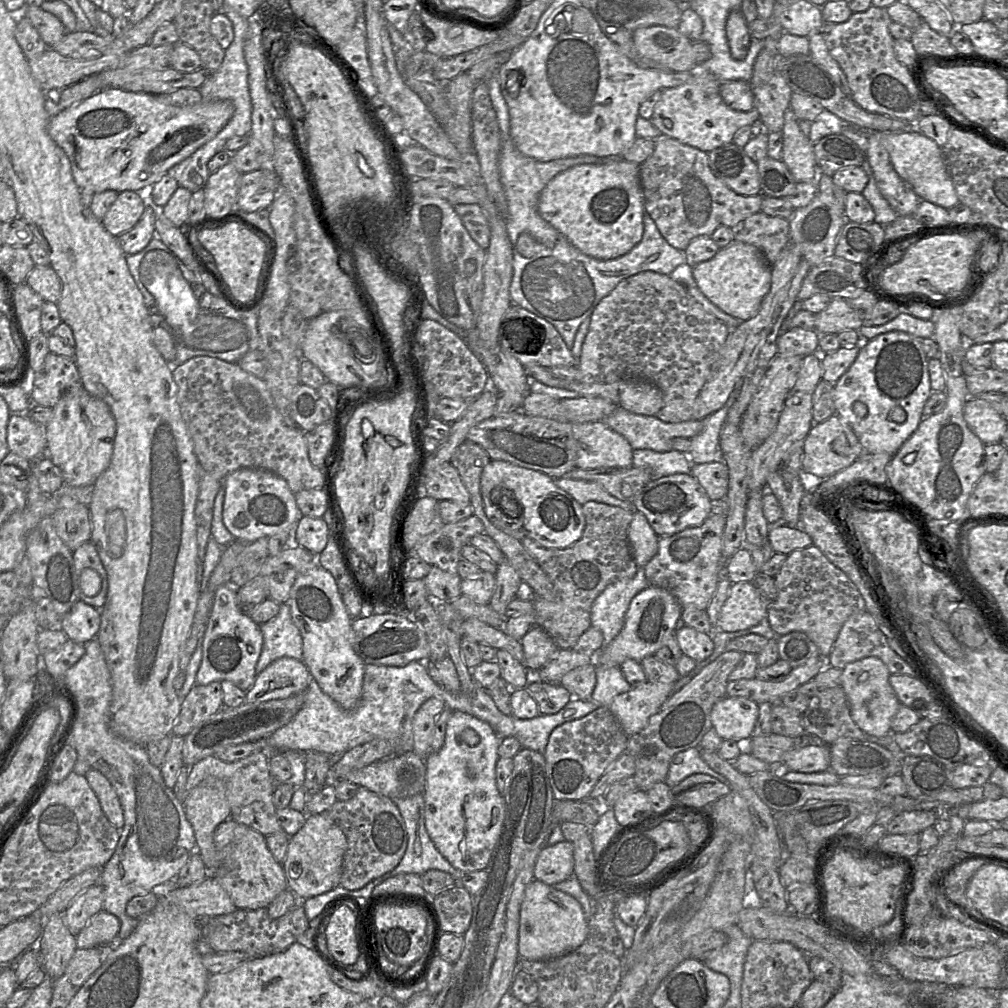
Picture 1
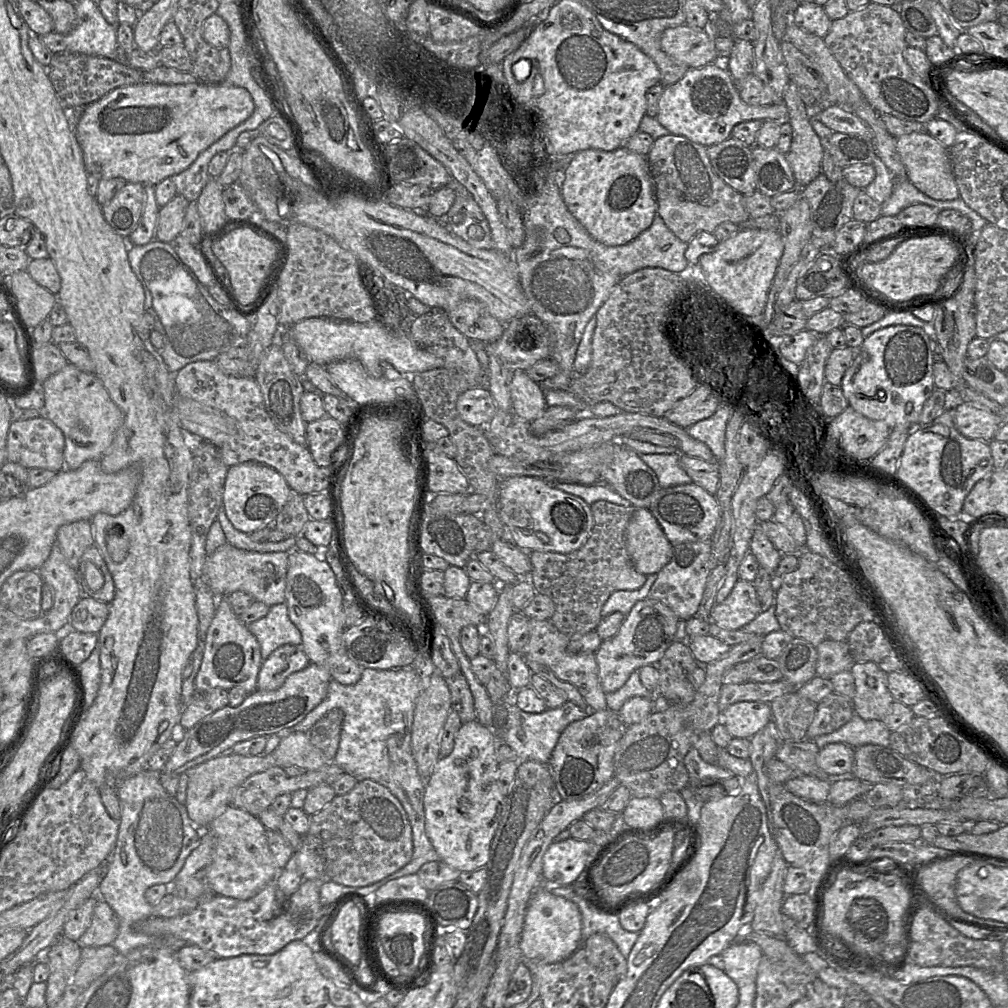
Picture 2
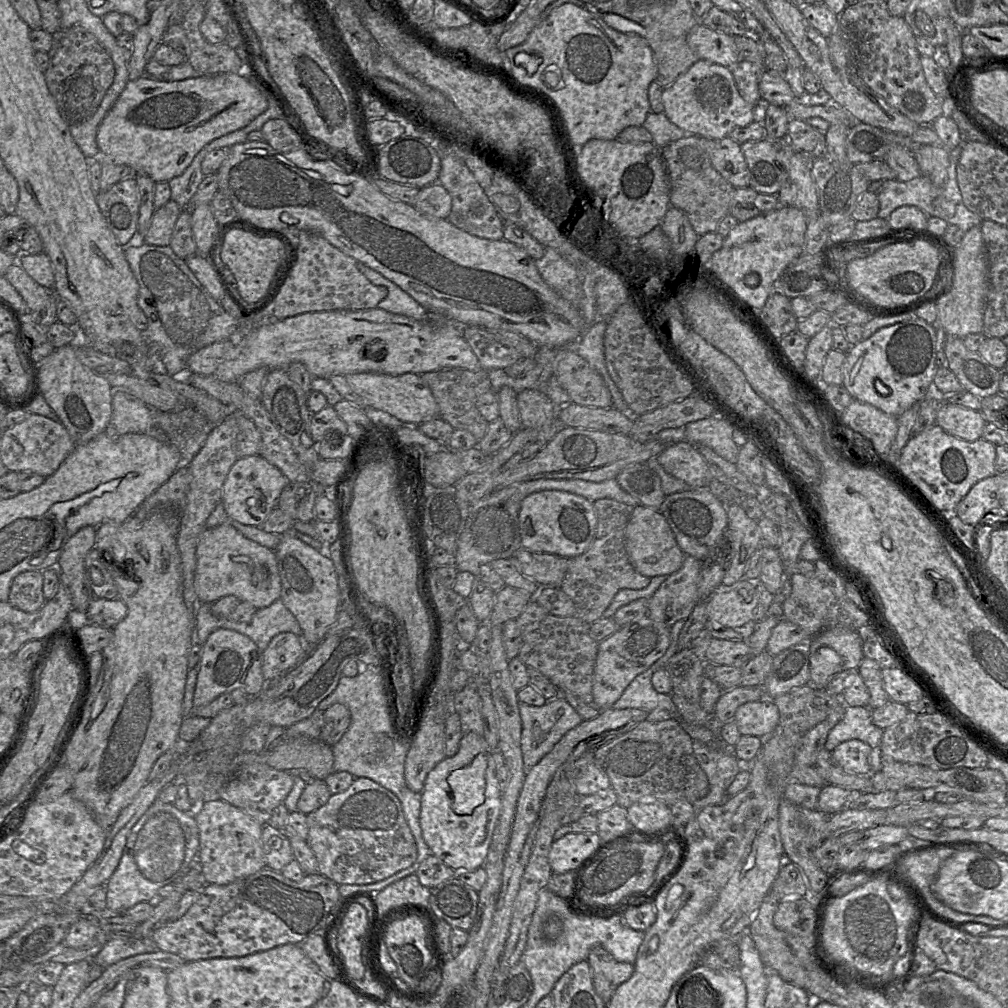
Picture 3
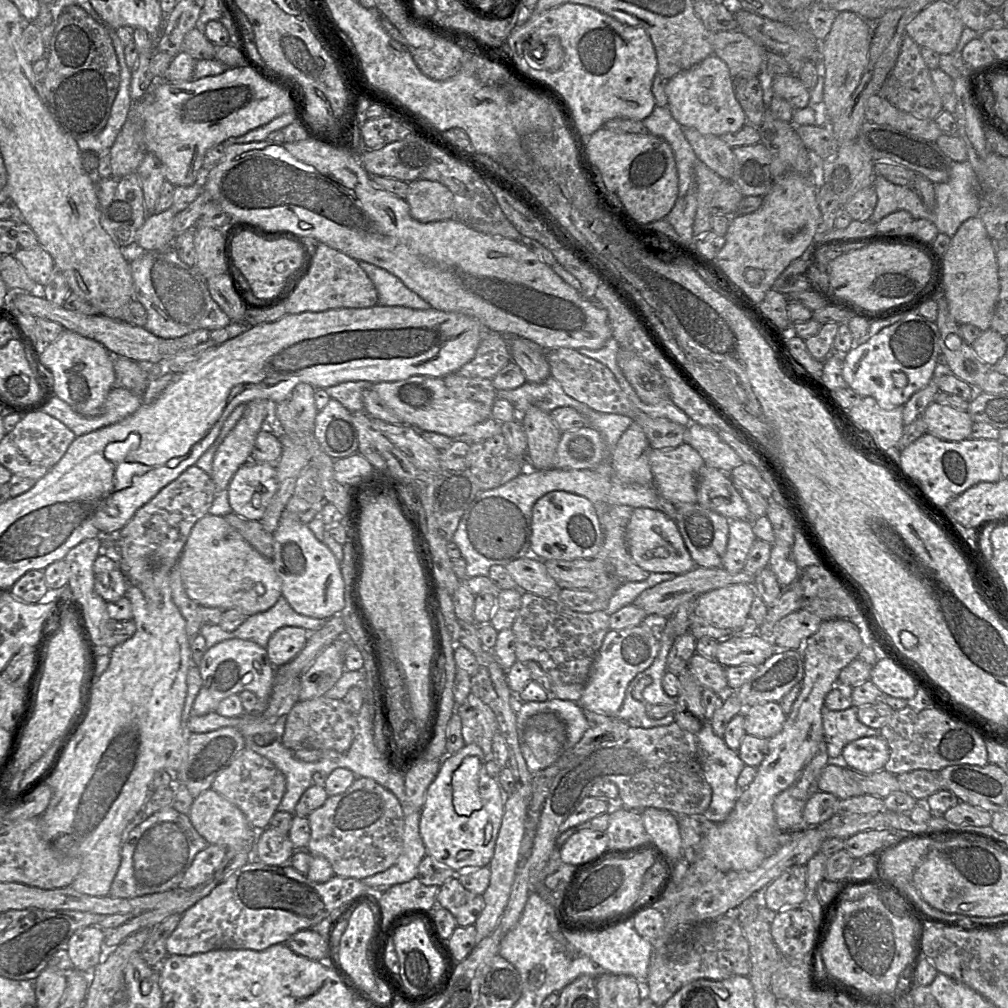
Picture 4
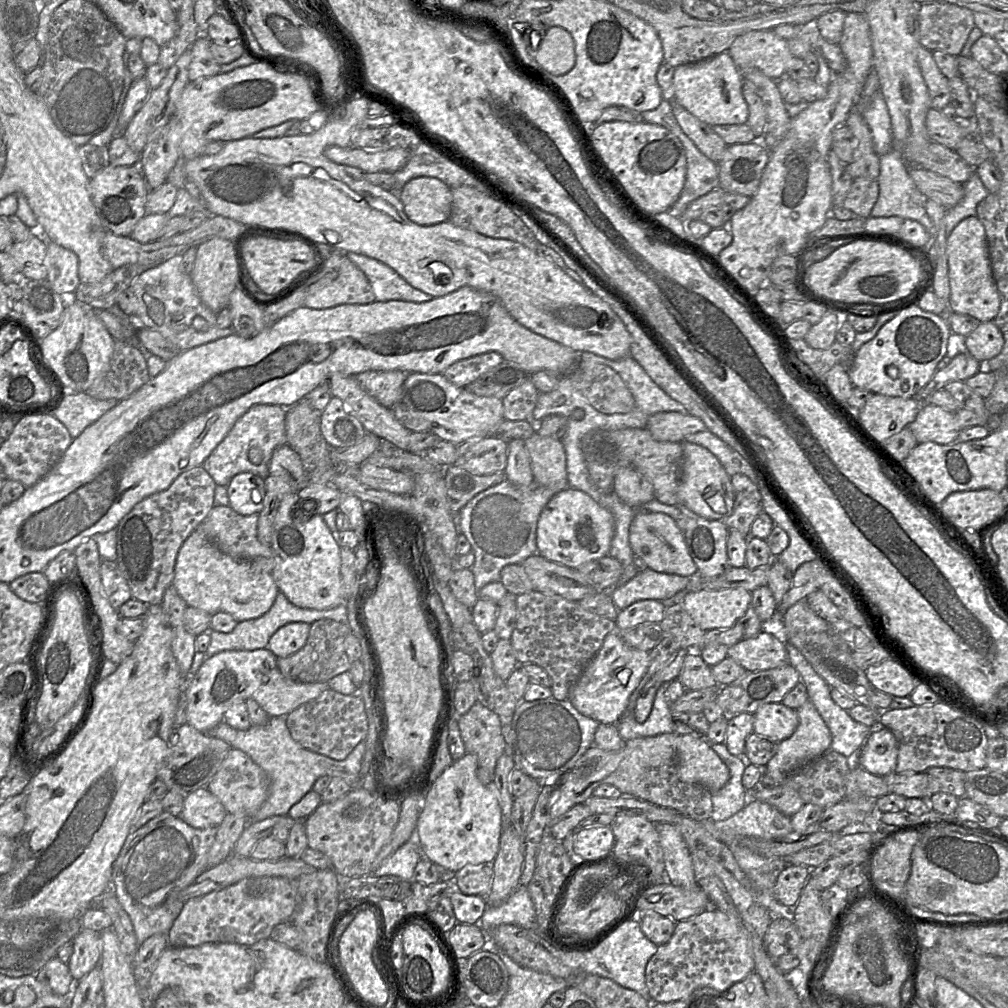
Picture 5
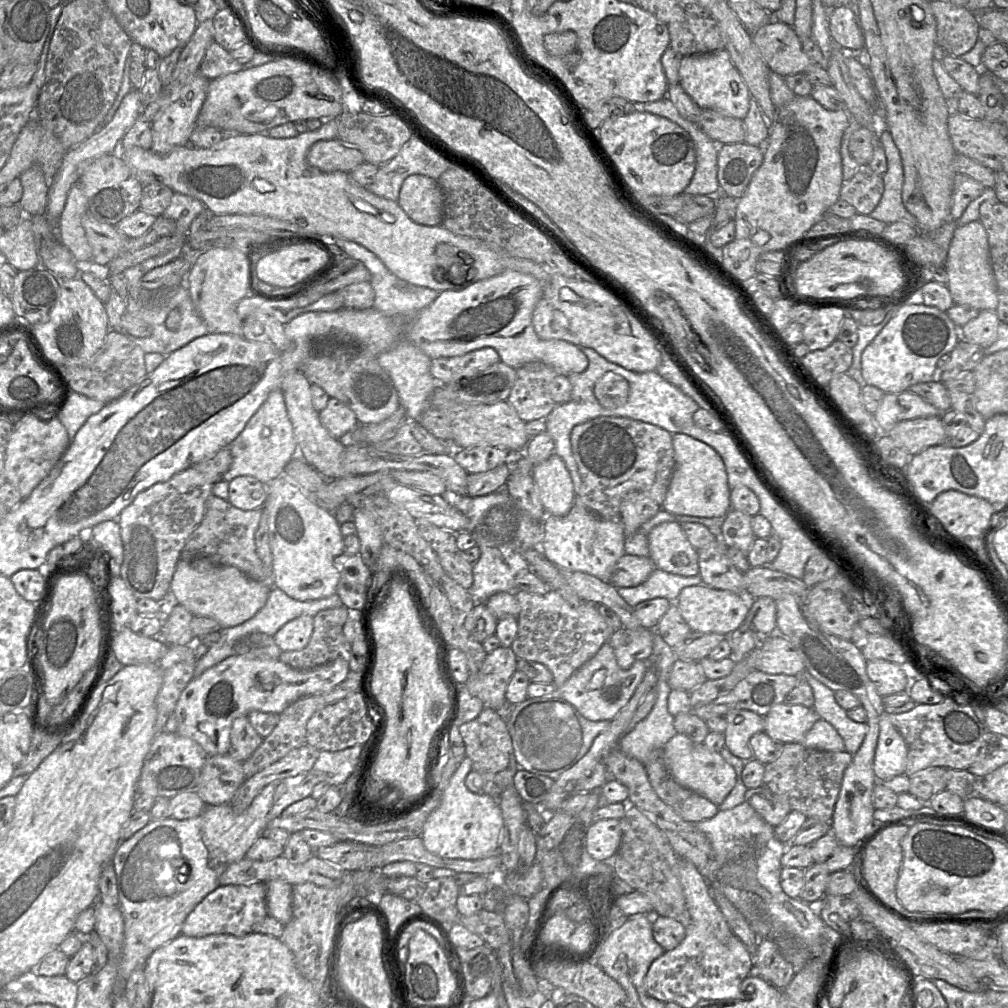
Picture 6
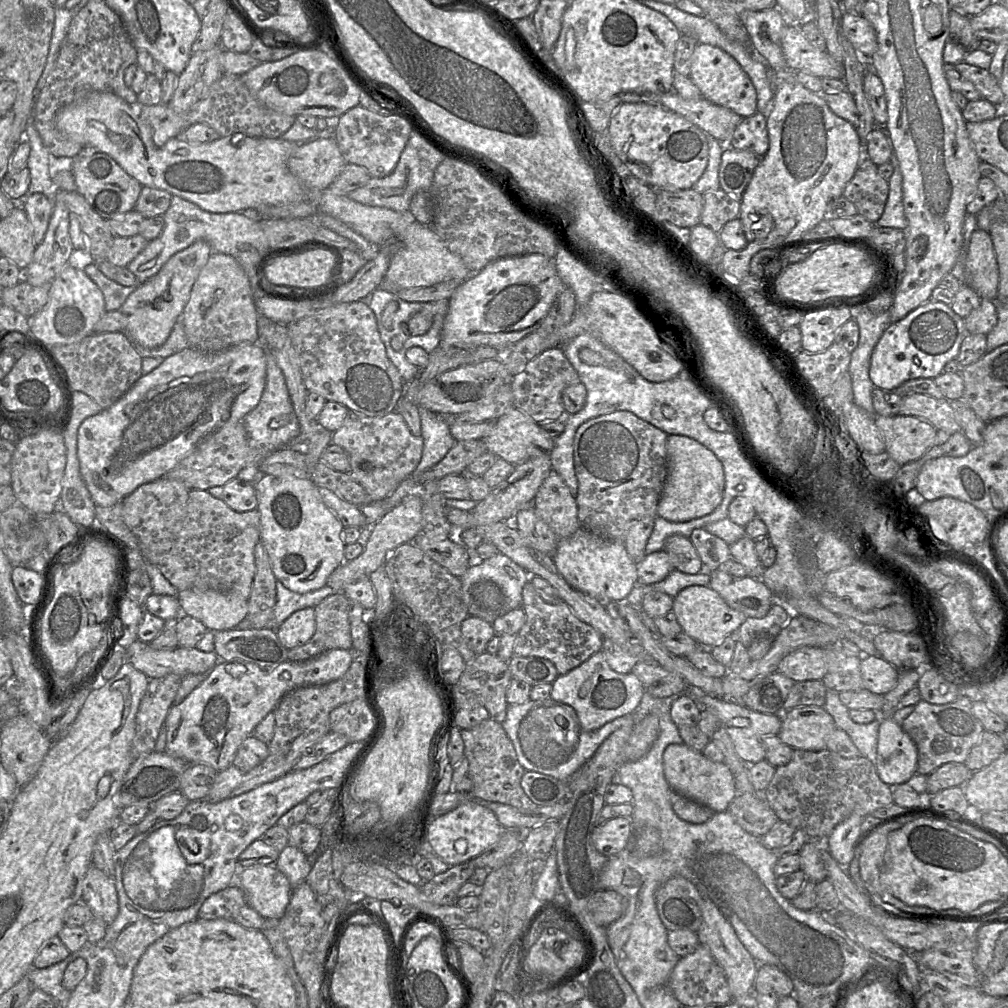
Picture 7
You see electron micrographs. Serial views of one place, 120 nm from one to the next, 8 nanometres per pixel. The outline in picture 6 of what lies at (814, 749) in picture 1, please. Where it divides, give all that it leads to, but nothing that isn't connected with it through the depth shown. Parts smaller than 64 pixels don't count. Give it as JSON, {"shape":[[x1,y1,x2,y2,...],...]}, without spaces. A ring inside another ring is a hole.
{"shape":[[884,711,879,720,873,771,877,781,885,781,904,774,907,763,907,745]]}

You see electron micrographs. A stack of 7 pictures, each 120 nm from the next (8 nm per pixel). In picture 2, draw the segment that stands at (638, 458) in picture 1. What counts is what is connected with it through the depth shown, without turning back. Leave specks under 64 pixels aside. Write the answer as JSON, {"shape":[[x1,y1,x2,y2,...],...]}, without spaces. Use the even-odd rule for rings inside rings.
{"shape":[[680,452,639,456,655,472,662,488,693,482,680,464]]}

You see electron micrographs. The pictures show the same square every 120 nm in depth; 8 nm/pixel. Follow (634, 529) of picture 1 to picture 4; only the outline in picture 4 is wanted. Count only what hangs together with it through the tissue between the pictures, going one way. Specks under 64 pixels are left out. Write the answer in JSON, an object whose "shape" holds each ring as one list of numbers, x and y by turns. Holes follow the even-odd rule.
{"shape":[[633,509,626,528,626,543,633,561,649,573,681,575,696,567,675,520,657,509]]}

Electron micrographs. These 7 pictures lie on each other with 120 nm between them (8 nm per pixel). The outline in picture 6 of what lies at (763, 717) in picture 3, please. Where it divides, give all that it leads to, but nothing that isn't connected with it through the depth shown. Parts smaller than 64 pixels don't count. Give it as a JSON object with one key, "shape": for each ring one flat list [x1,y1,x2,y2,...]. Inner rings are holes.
{"shape":[[780,703,764,716,764,733,783,744,801,743,818,719,812,708]]}

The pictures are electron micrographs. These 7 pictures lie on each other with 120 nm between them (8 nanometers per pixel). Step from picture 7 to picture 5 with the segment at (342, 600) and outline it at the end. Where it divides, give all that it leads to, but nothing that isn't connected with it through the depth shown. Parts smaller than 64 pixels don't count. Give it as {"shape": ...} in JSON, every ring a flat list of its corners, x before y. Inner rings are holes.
{"shape":[[332,619,317,620,311,624,308,639,299,651,285,658,277,658,278,668,286,678,295,682,328,682,333,677,349,671,351,667,344,647,344,641,351,633,347,623]]}

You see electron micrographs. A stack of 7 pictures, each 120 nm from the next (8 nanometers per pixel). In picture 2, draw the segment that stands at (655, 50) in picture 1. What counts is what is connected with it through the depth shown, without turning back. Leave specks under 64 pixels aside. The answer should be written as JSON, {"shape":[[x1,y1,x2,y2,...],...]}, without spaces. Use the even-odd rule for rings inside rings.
{"shape":[[687,25,666,29,660,39,662,50,670,57,685,64,689,69,710,65,717,58,714,35,709,29,694,29]]}

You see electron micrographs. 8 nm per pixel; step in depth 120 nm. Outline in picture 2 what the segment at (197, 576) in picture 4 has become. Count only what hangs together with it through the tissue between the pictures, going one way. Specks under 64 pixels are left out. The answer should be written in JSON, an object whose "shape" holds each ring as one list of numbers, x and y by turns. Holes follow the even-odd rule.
{"shape":[[229,543,220,546,213,554,208,555,203,565,203,581,216,597,227,597,233,592,243,591,251,595,254,601,274,606,286,601,286,576,288,571,288,552,258,553,238,549]]}

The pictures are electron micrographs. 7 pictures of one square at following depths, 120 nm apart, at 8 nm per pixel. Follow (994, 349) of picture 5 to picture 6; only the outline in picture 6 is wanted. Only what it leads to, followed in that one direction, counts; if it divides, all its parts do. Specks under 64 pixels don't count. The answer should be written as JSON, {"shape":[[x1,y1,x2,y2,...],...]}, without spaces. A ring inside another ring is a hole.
{"shape":[[981,310,976,318,962,326,965,341,987,348,998,337,999,324,996,310]]}

